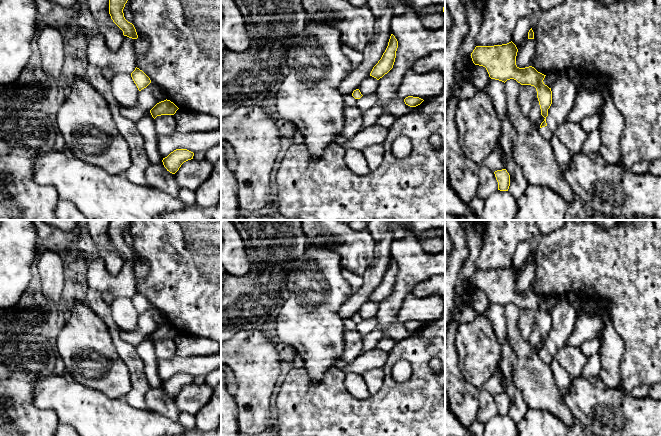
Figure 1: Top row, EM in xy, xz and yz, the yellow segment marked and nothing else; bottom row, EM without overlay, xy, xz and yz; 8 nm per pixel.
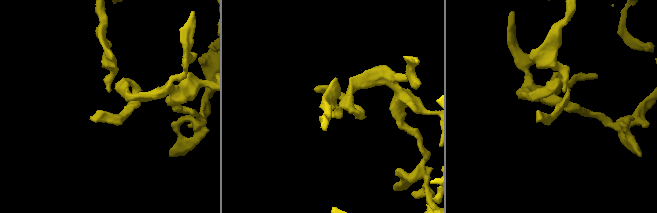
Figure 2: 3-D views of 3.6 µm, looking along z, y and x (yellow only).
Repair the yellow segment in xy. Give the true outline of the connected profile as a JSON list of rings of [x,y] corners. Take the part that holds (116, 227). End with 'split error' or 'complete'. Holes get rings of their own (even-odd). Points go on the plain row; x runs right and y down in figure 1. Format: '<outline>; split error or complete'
[[[111,220],[109,224],[109,238],[113,246],[123,255],[123,259],[137,263],[138,259],[134,249],[128,246],[123,237],[125,228],[131,220]]]; complete

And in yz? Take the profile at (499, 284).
[[[511,265],[507,268],[494,270],[476,270],[471,277],[475,289],[486,292],[491,303],[506,306],[514,303],[521,309],[531,309],[536,312],[541,339],[545,342],[539,355],[550,366],[553,357],[548,353],[546,341],[552,328],[552,315],[543,304],[546,299],[538,296],[534,291],[519,292],[516,289],[518,273]]]; split error

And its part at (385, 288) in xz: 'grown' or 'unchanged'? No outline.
unchanged

